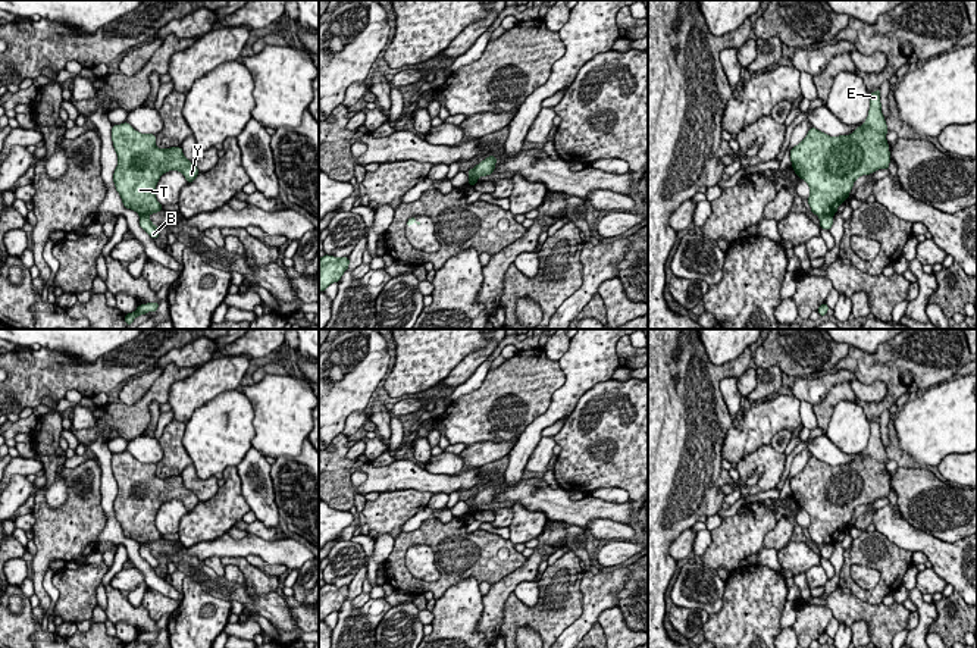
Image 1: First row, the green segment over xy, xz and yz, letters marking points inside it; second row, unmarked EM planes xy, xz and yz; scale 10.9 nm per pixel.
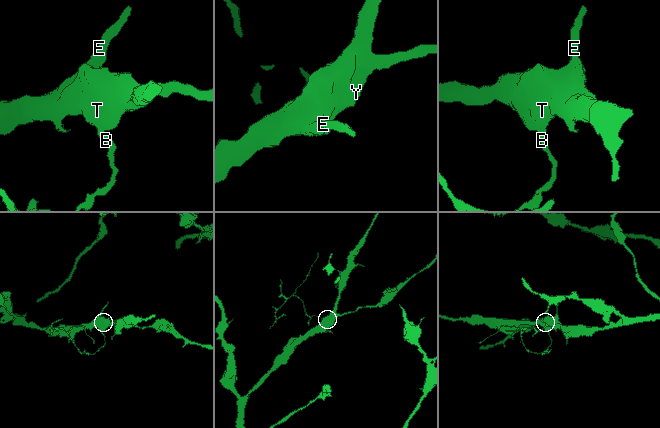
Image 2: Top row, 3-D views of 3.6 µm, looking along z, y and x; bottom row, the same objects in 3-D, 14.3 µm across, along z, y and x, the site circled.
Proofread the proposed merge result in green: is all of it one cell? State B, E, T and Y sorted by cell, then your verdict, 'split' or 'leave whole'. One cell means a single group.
groups B / E T Y; split

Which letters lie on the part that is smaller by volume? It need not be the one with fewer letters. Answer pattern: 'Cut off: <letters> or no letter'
Cut off: B

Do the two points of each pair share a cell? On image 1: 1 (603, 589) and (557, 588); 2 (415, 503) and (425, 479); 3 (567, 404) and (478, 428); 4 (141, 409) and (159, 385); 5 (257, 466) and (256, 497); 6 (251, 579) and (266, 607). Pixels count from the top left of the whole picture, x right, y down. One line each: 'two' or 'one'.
1: two
2: two
3: two
4: one
5: one
6: two

